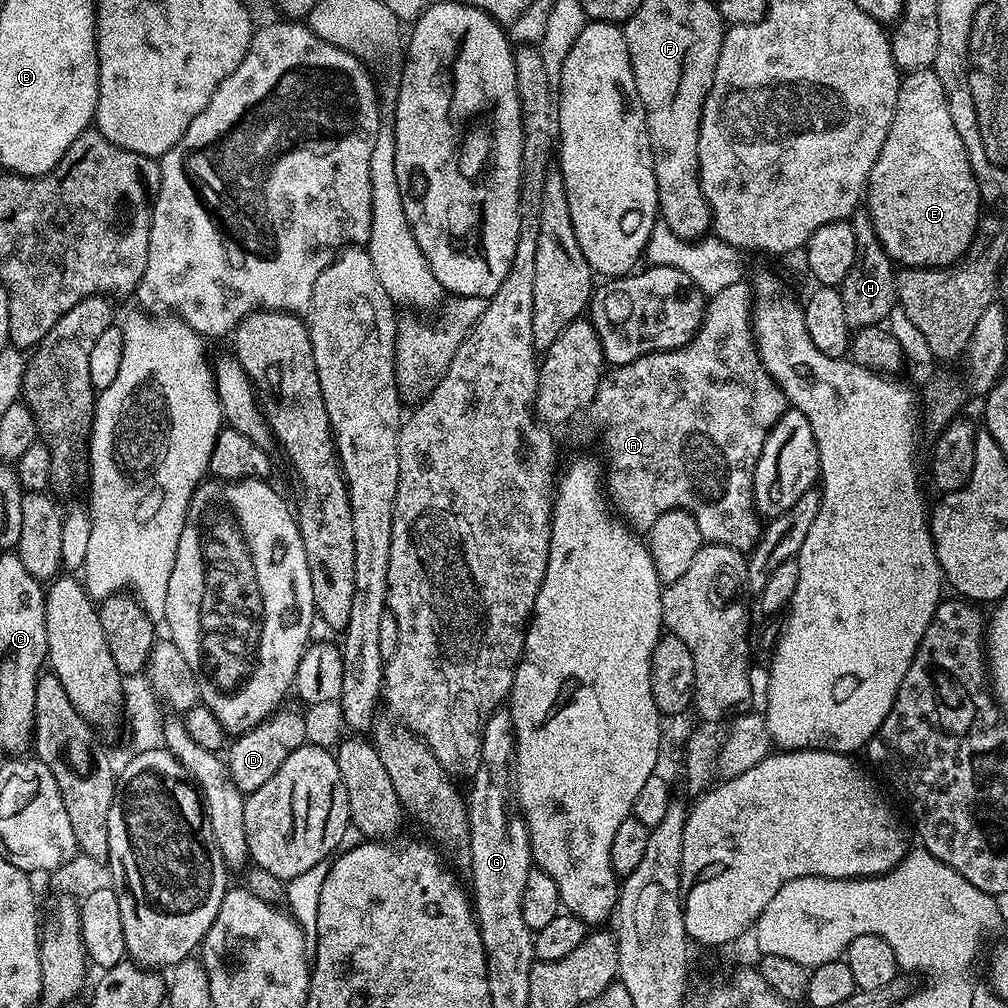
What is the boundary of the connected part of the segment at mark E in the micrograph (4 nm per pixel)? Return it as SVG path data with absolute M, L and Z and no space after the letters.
M923 68L917 72L907 73L901 79L900 89L898 90L898 106L894 110L894 118L890 122L890 134L886 134L886 142L882 142L882 154L878 154L878 162L874 162L874 170L868 179L866 211L868 217L872 219L872 225L878 234L880 245L886 249L893 261L900 266L909 268L944 268L948 264L955 264L972 245L972 239L976 236L976 228L980 225L982 215L980 188L976 184L976 175L972 173L970 158L966 154L966 146L954 126L954 118L950 118L950 106L948 105L942 82L932 68Z

